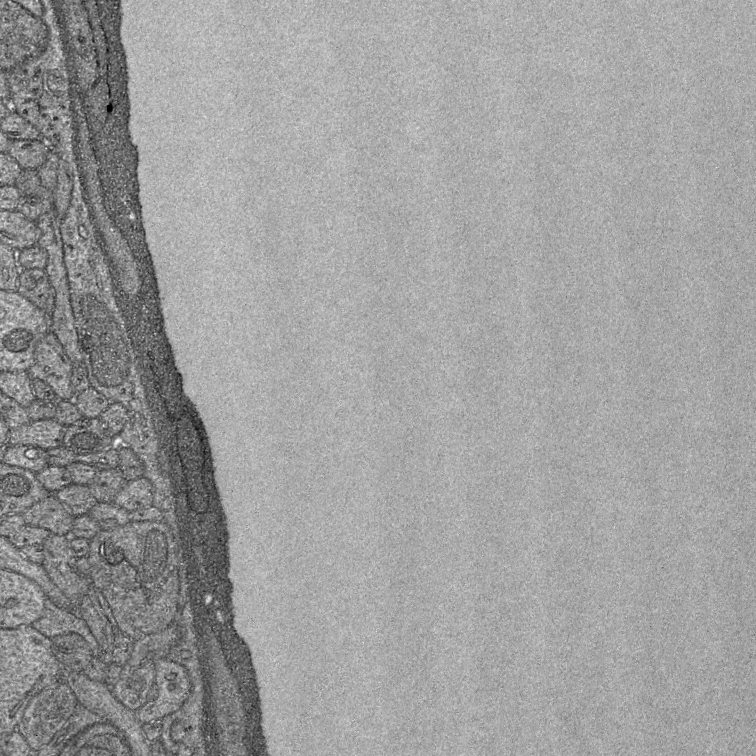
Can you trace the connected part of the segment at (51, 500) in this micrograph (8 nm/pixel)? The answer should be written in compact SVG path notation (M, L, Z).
M50 494L22 513L28 526L41 527L61 536L70 536L74 516L55 497Z

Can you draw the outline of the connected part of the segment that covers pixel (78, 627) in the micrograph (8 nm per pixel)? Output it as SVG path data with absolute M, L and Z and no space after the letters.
M46 599L43 616L32 626L49 639L60 635L79 635L91 647L93 656L99 656L94 636L76 611L64 610L56 606L51 600Z

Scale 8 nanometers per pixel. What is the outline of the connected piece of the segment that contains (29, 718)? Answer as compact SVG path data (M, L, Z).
M60 680L36 694L27 706L18 731L34 752L48 744L73 713L77 700Z

